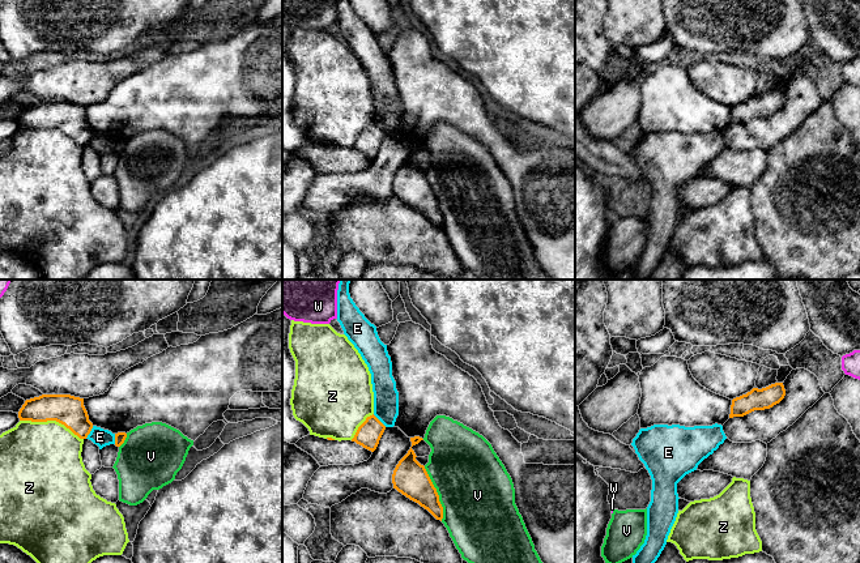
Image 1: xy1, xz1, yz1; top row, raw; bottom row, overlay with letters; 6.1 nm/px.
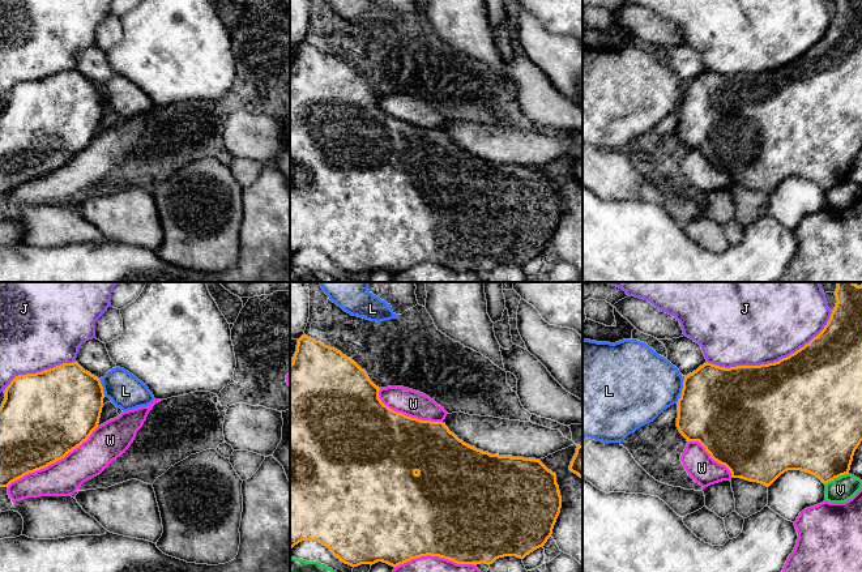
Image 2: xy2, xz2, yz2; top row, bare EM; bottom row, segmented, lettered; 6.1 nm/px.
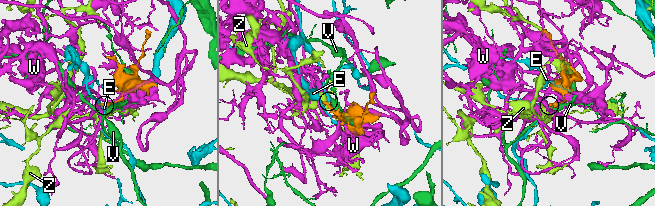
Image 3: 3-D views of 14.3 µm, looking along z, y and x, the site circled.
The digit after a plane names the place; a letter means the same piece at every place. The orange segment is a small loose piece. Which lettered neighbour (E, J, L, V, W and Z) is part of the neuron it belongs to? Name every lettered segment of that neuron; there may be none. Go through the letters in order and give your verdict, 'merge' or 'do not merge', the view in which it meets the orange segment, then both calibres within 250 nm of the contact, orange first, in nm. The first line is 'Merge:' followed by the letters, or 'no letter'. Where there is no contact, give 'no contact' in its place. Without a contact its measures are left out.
Merge: W
E: do not merge | xy1 | 190/110 nm
J: do not merge | yz2 | 500/440 nm
L: do not merge | yz2 | 480/400 nm
V: do not merge | xz1 | 220/460 nm
W: merge | xy2 | 500/220 nm
Z: do not merge | xy1 | 190/460 nm

